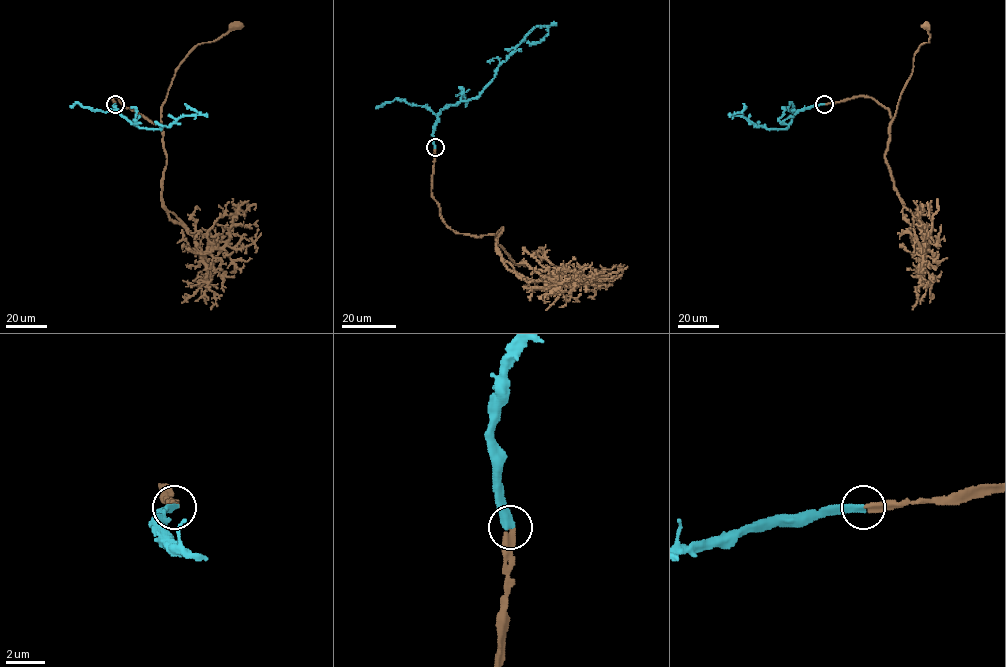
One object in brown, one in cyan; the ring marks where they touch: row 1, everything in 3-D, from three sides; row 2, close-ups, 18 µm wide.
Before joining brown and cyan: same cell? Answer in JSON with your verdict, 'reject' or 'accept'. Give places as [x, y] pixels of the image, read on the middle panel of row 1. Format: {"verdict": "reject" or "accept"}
{"verdict": "accept"}

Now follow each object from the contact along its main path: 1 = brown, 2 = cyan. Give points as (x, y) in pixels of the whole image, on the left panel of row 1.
1: (115, 104), (117, 96), (161, 123), (179, 64), (235, 24)
2: (115, 104), (118, 111), (140, 127), (160, 129), (169, 126), (180, 117), (200, 114), (185, 103)

